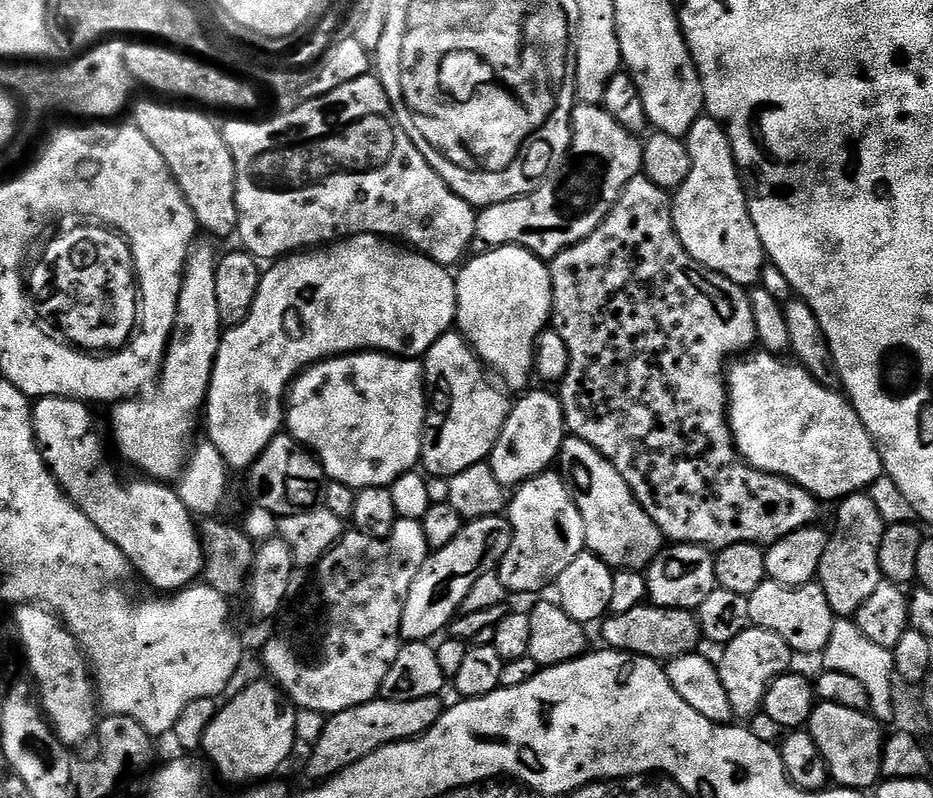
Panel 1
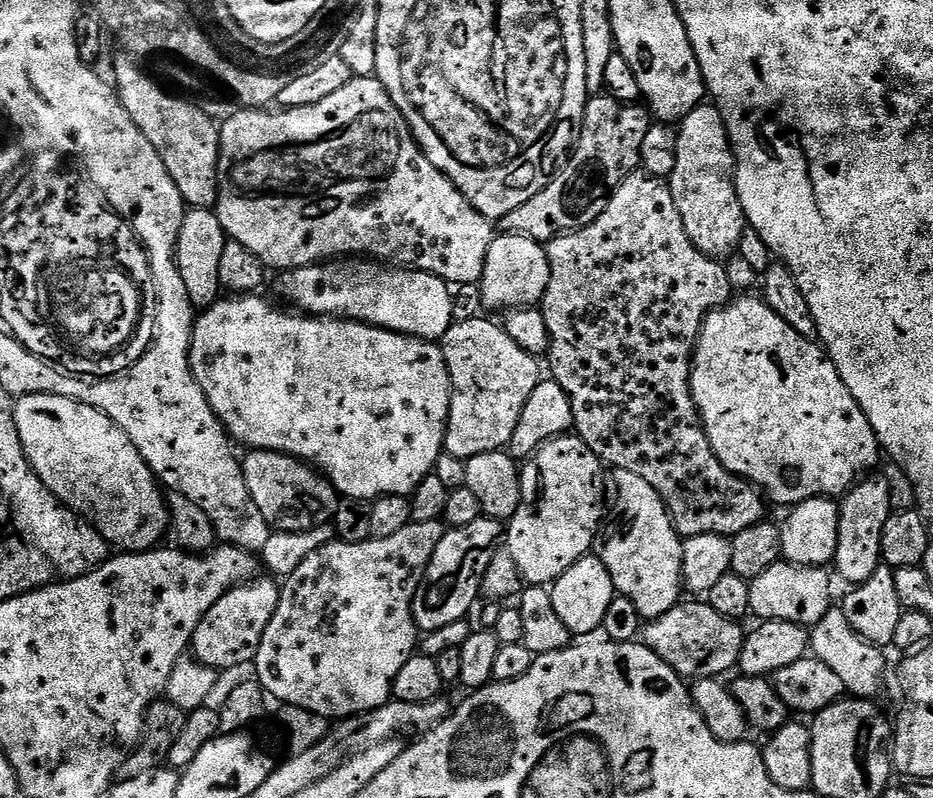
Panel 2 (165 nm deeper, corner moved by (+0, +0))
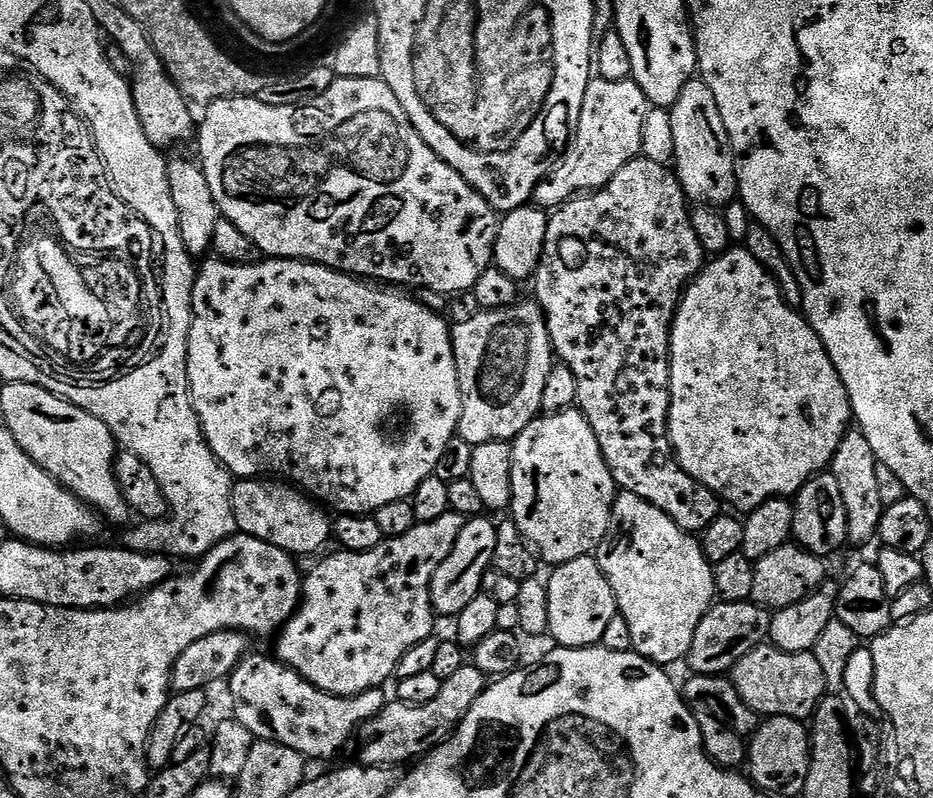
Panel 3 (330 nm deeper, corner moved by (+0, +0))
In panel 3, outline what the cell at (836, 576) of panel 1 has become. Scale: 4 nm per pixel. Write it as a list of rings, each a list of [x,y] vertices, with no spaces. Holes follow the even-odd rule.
[[[850,430],[844,435],[832,459],[830,471],[838,482],[838,490],[842,490],[842,502],[846,502],[849,541],[853,545],[864,544],[871,536],[873,539],[879,533],[882,514],[886,507],[886,492],[884,488],[880,489],[881,465],[874,450],[870,450],[870,442],[866,442],[864,432]]]

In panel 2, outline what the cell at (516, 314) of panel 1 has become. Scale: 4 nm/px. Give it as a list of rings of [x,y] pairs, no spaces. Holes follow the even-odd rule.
[[[500,234],[493,239],[484,259],[484,273],[478,285],[480,296],[488,308],[527,308],[541,303],[550,282],[547,247],[541,241],[525,236]]]

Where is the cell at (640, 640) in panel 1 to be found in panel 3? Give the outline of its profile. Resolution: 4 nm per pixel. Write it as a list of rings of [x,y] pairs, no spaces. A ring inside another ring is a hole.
[[[747,600],[746,602],[713,603],[712,609],[698,622],[698,630],[694,630],[694,642],[690,642],[690,650],[686,657],[695,675],[724,676],[731,673],[732,667],[750,650],[769,639],[768,631],[772,625],[773,613],[769,609]]]

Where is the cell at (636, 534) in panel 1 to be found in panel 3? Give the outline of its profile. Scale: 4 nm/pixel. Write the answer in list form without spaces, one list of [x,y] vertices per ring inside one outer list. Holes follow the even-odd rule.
[[[621,491],[612,503],[612,526],[607,548],[608,552],[599,553],[600,569],[602,574],[606,574],[606,582],[610,582],[610,590],[614,590],[618,615],[626,618],[626,626],[630,626],[634,651],[661,666],[676,664],[679,660],[681,663],[688,655],[690,642],[694,642],[698,622],[702,622],[717,599],[712,573],[714,565],[706,558],[703,543],[693,533],[679,528],[665,512],[658,510],[658,506],[646,502],[646,498]]]

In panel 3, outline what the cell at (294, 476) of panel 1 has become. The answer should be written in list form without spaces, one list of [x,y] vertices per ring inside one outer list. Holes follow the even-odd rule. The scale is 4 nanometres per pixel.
[[[272,478],[237,479],[232,485],[232,508],[237,529],[243,535],[253,536],[262,542],[270,542],[270,546],[278,546],[284,552],[291,552],[296,558],[318,551],[327,540],[331,541],[334,536],[333,517],[331,515],[328,517],[329,513],[313,497],[288,482],[277,482]]]

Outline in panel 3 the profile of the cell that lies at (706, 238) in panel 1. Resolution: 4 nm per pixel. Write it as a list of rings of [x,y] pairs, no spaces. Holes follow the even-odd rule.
[[[693,78],[678,94],[678,102],[670,109],[671,124],[674,126],[674,171],[680,184],[684,187],[684,195],[689,201],[700,206],[727,206],[737,199],[736,155],[732,152],[732,143],[726,134],[726,122],[722,122],[722,114],[718,114],[718,102],[714,102],[714,94],[703,79]]]

